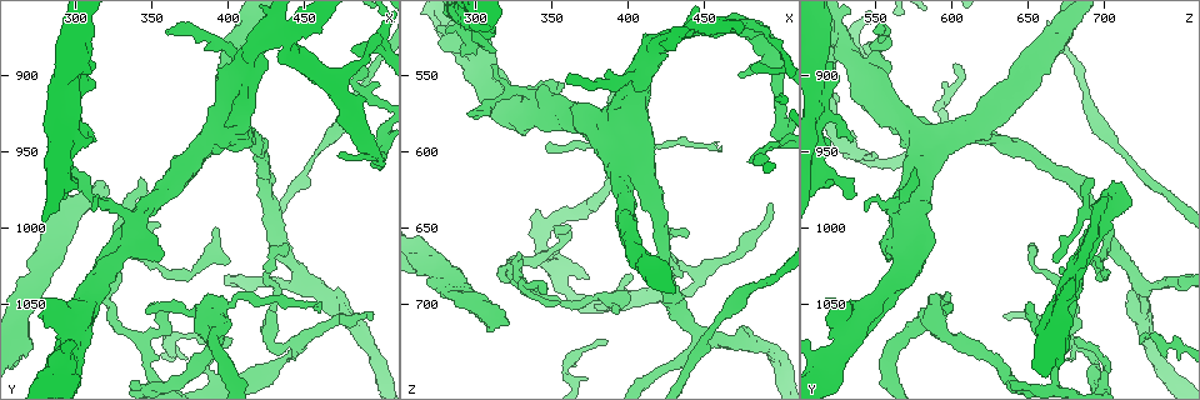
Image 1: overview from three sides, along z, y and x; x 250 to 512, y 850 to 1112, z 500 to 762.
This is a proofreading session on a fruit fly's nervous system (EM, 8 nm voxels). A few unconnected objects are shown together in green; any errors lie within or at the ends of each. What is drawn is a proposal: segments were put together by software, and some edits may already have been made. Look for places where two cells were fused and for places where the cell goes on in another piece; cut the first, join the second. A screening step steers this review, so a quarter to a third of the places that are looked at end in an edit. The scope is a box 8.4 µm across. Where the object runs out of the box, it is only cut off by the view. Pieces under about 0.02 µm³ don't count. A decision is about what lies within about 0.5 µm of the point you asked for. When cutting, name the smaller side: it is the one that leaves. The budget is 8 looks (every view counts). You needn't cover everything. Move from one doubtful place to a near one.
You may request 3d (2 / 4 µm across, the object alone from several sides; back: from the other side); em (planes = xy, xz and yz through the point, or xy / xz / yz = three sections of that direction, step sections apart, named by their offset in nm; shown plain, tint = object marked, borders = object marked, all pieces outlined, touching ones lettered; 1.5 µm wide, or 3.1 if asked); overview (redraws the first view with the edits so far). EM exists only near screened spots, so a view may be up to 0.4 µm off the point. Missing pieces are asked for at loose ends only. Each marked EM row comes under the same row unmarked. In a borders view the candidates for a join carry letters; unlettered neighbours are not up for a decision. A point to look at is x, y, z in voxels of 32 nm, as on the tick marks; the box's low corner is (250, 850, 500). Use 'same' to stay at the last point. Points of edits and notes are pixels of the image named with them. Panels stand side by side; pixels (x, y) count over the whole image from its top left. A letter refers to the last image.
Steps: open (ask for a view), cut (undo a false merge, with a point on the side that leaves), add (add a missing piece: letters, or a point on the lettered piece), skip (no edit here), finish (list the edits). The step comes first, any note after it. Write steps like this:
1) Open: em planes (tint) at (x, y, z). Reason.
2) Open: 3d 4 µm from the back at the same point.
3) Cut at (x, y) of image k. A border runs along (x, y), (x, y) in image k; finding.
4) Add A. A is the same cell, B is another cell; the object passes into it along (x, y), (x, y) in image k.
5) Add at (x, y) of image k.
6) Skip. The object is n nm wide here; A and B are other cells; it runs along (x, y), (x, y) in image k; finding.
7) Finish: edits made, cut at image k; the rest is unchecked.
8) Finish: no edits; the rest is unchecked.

Open: em planes (borders) at (348, 1052, 594). Tapers out.

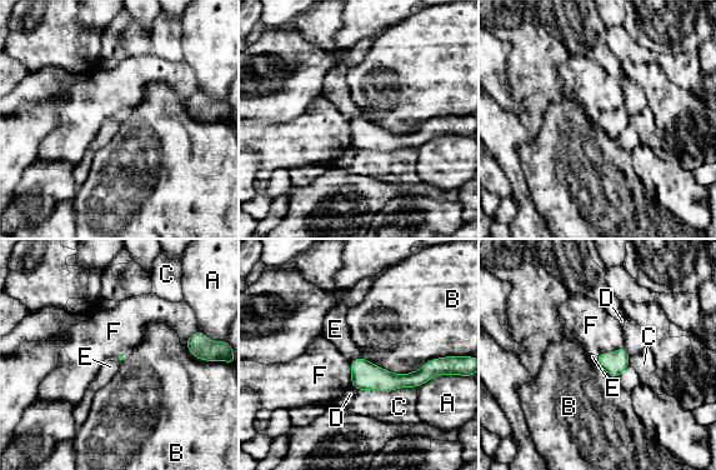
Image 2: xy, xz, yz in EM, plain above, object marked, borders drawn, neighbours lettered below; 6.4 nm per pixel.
Skip. A, B, C, D, E and F are other cells; it runs along (434, 365), (411, 380), (354, 384) in image 2; none of them fits.

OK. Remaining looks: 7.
Open: em yz step 8 (tint) at (434, 1044, 678). Sharp bend.

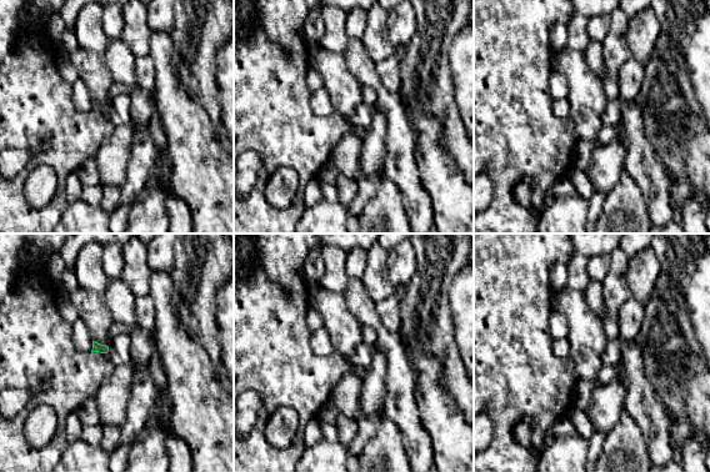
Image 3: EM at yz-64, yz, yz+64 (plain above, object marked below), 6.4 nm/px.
Open: em planes (borders) at the same point.

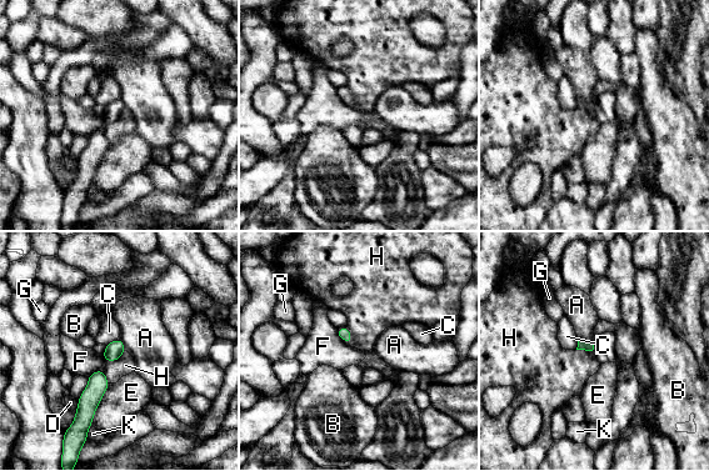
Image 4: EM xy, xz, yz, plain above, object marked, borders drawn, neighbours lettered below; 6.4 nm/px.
Skip. A, B, C, D, E, F, G, H and K are other cells; one cell here.

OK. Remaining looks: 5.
Open: 3d 4 µm at (310, 896, 520).

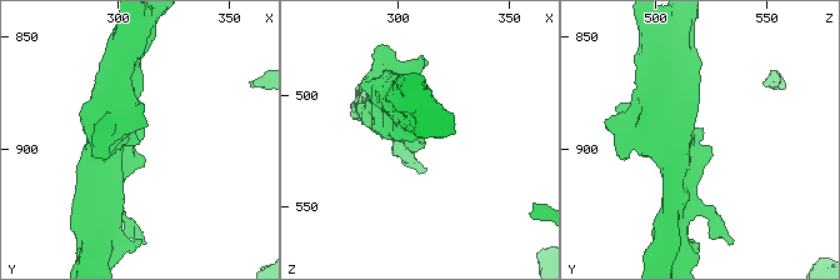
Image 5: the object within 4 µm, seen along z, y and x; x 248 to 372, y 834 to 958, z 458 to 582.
Open: em planes (borders) at (312, 896, 520).

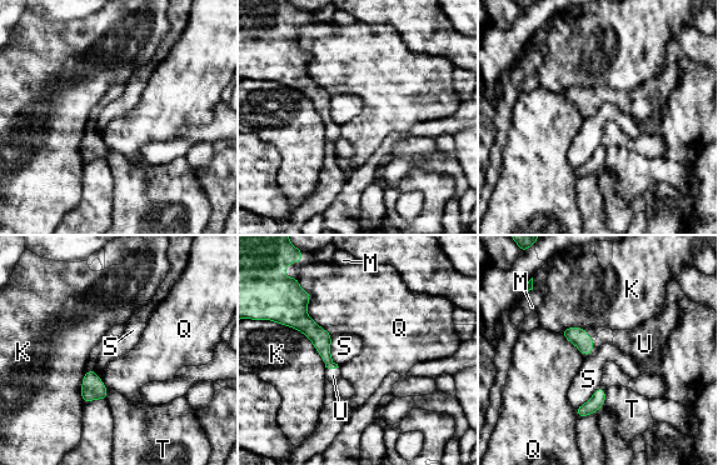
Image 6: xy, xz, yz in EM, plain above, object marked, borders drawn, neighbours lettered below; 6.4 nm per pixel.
Add U. U is the same cell, K, M, Q, S and T are other cells; the object passes into it along (322, 339), (333, 368), (333, 375) in image 6; the cell continues.

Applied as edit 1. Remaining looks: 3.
Finish: edits made, add at image 6; the rest is unchecked.

